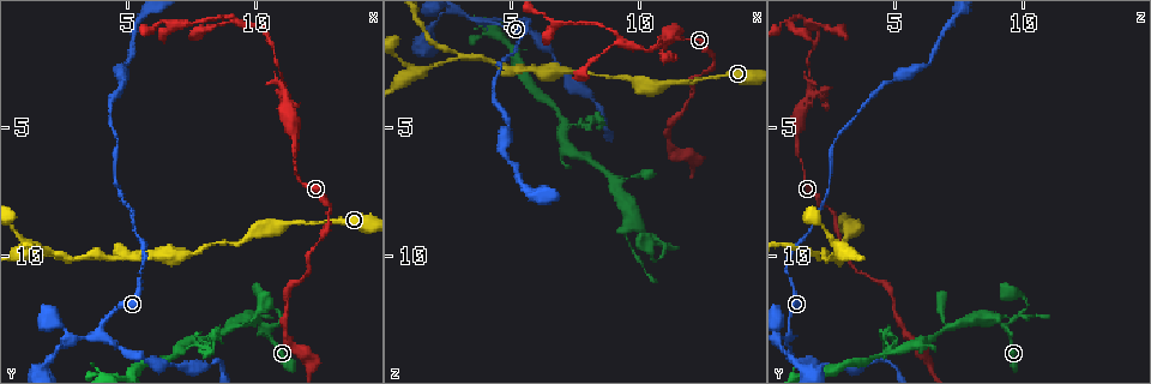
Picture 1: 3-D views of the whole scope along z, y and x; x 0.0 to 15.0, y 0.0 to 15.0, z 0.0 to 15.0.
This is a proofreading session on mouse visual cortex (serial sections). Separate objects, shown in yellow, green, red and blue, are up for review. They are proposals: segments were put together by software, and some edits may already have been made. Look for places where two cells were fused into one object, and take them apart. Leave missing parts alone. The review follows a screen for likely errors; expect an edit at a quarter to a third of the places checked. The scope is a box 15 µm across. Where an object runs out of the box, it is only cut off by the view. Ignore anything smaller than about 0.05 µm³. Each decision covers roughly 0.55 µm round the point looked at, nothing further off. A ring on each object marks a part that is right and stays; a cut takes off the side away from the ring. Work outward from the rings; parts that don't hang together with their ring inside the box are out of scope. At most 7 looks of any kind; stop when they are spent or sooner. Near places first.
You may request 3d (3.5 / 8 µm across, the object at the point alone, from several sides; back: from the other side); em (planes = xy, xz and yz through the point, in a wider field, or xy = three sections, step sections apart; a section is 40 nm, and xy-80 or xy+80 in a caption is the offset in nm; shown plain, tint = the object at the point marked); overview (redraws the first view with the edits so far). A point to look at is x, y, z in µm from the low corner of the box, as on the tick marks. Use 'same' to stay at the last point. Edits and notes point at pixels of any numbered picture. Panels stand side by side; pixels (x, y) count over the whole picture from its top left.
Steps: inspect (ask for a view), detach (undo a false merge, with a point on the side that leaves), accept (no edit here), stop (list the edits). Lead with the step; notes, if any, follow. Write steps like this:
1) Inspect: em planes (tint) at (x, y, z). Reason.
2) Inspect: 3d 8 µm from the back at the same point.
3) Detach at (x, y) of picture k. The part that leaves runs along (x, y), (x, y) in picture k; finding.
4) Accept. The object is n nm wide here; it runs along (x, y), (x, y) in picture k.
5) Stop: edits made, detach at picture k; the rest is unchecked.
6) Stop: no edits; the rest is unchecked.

Inspect: 3d 3.5 µm at (10.5, 12.9, 9.4). Abrupt turn.

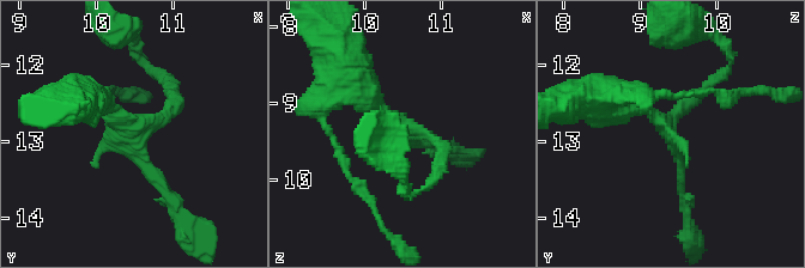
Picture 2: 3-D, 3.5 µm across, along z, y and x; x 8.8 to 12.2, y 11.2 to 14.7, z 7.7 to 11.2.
Inspect: em xy step 1 (tint) at (10.50, 12.90, 9.35). Shape alone is not enough.

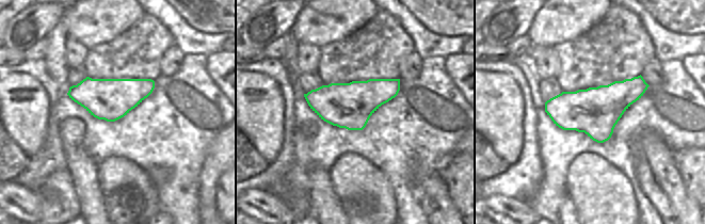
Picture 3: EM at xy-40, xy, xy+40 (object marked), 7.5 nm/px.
Accept. It runs along (169, 199), (133, 133), (89, 99) in picture 2; continuous, no second cell.

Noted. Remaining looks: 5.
Inspect: 3d 3.5 µm at (11.1, 3.6, 1.7). A fork.

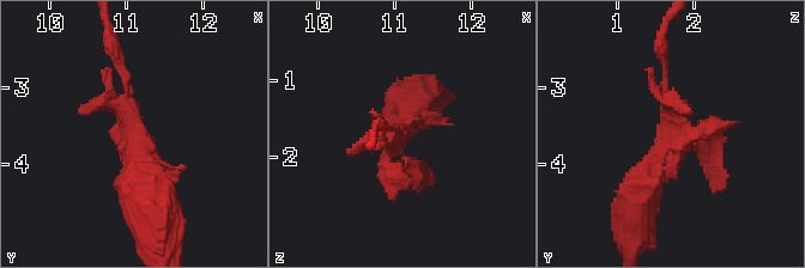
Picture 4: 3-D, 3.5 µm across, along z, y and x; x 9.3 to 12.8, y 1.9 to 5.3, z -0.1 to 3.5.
Inspect: em xy step 1 (plain) at (11.05, 3.65, 1.65). Shape alone is not enough.

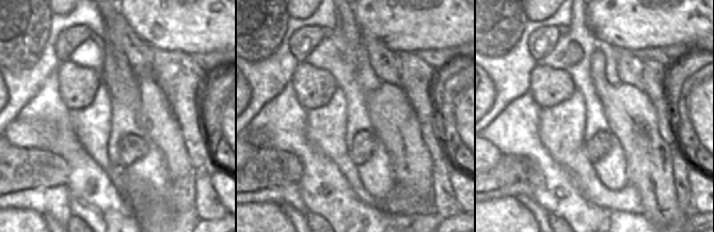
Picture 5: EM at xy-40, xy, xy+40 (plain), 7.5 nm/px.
Inspect: em xy step 1 (tint) at the same point. With the object marked.

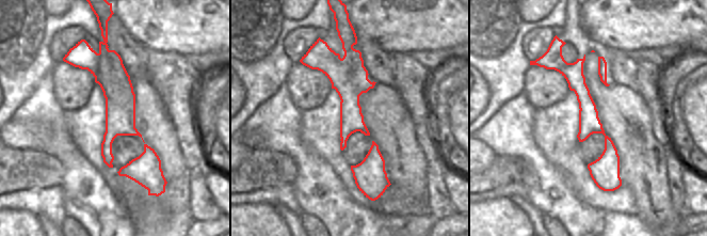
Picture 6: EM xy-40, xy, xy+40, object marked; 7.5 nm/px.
Detach at (398, 172) of picture 4. The object is 220 nm wide here; two cells meet here.

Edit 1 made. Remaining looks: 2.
Inspect: 3d 3.5 µm from the back at (3.1, 10.0, 2.1). Three-way junction.

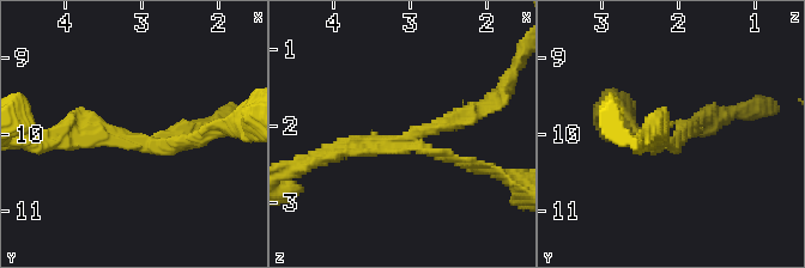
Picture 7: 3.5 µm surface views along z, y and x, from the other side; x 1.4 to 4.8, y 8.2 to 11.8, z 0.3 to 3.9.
Inspect: em xy step 2 (tint) at (3.10, 10.05, 2.20).

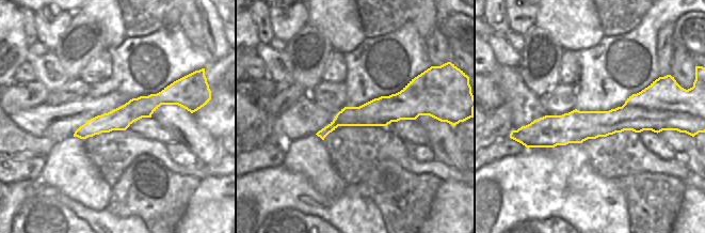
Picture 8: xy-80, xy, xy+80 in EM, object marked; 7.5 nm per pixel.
Detach at (473, 163) of picture 7. 3 arms meet here; the arms are 150, 250, 250 nm wide; a border runs along (538, 119), (556, 145) in picture 8; a second cell is stuck on.

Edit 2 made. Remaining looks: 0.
Stop: edits made, detach at picture 4, detach at picture 7; the rest is unchecked.

